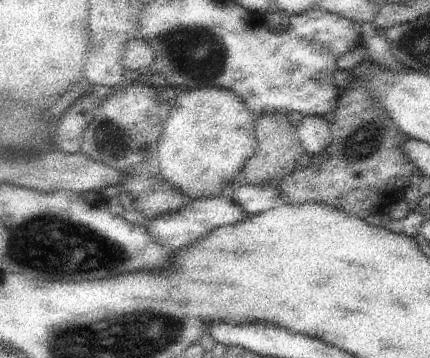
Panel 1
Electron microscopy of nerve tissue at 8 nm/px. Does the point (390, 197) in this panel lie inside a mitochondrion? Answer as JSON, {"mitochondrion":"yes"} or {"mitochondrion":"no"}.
{"mitochondrion":"no"}

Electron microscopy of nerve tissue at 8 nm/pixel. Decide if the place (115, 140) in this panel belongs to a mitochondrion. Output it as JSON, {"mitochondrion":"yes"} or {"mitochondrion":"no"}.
{"mitochondrion":"no"}

